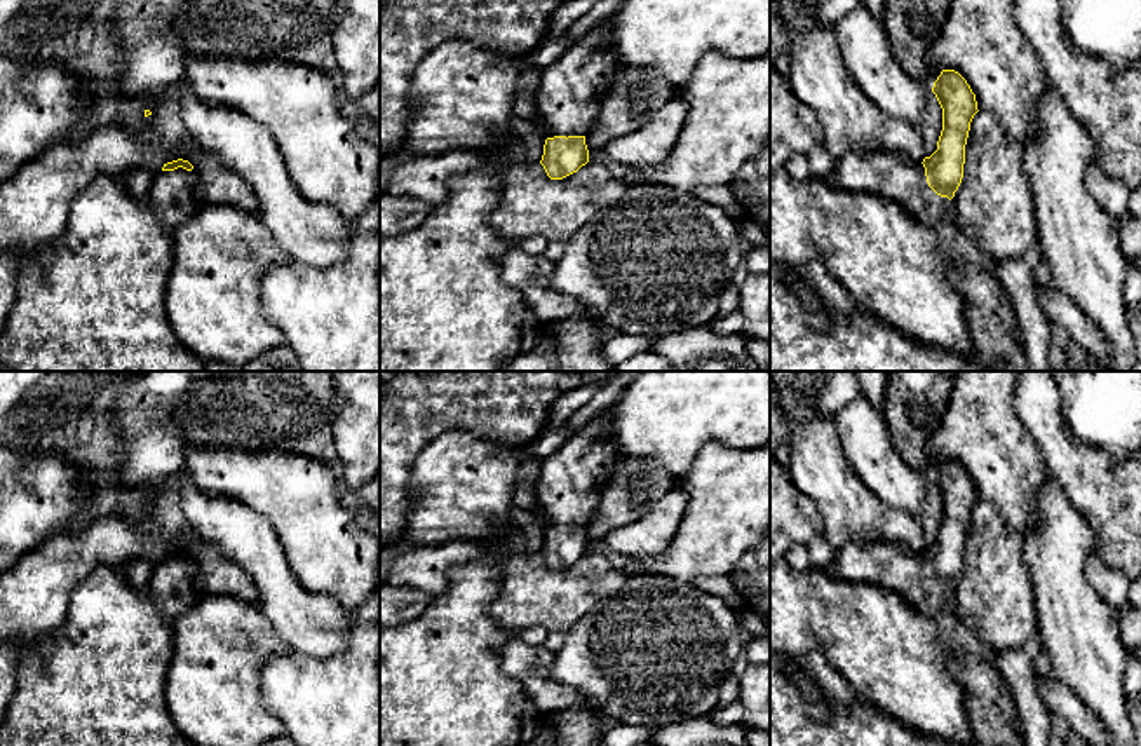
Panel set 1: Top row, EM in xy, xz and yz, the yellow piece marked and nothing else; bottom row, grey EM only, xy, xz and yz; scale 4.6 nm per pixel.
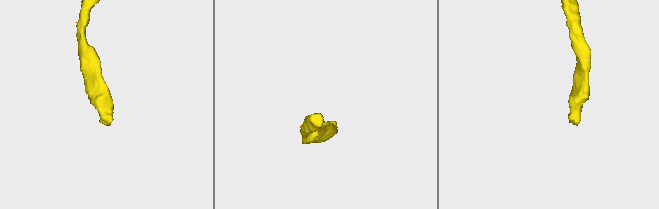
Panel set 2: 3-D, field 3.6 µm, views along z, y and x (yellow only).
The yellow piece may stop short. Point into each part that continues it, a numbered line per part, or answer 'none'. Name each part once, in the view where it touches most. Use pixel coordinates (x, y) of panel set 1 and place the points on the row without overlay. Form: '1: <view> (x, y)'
1: xz (570, 483)

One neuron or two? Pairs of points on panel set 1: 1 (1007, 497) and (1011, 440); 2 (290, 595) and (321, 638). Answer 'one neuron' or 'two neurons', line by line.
1: one neuron
2: one neuron

